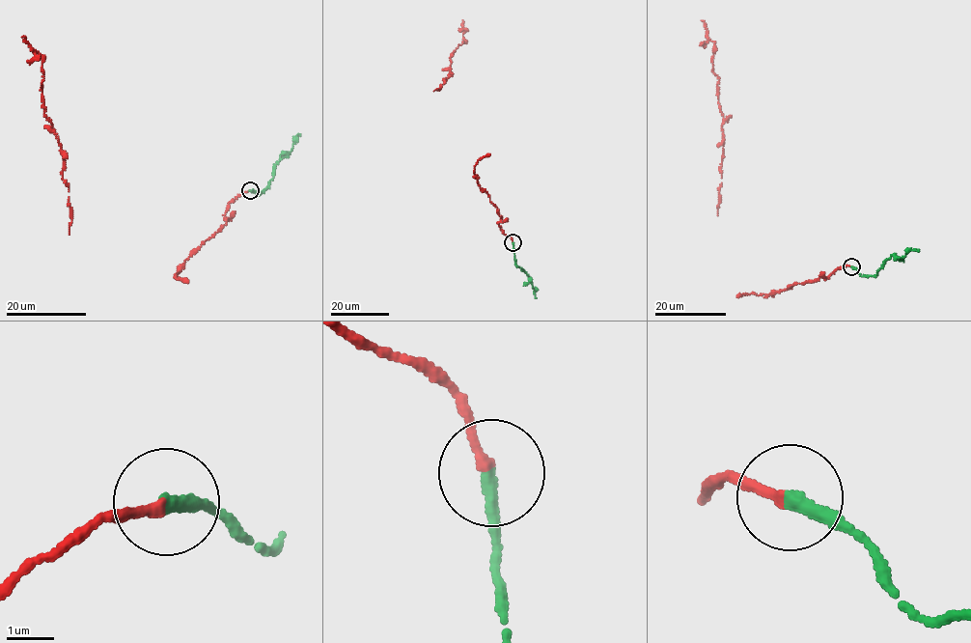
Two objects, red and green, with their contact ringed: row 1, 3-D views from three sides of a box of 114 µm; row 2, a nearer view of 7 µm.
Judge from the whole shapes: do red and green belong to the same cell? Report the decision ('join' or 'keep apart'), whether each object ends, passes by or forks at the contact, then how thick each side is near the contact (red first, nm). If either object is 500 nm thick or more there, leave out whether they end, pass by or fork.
join; red ends; green ends; calibres 200 and 320 nm

